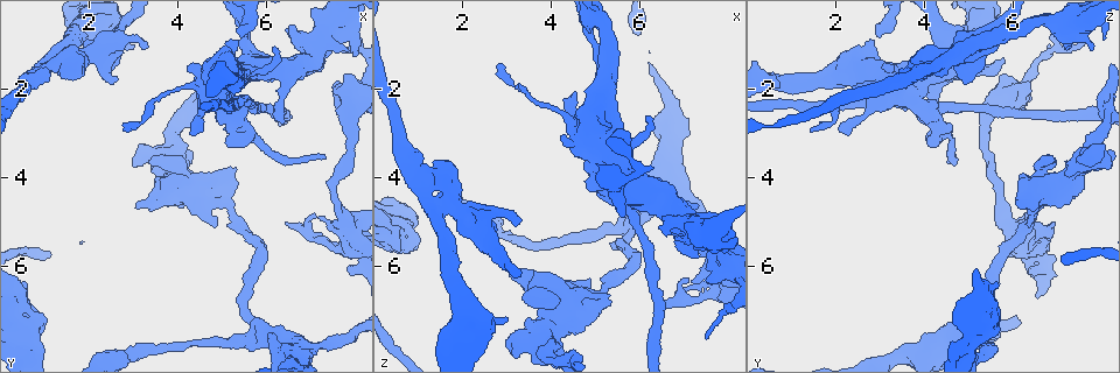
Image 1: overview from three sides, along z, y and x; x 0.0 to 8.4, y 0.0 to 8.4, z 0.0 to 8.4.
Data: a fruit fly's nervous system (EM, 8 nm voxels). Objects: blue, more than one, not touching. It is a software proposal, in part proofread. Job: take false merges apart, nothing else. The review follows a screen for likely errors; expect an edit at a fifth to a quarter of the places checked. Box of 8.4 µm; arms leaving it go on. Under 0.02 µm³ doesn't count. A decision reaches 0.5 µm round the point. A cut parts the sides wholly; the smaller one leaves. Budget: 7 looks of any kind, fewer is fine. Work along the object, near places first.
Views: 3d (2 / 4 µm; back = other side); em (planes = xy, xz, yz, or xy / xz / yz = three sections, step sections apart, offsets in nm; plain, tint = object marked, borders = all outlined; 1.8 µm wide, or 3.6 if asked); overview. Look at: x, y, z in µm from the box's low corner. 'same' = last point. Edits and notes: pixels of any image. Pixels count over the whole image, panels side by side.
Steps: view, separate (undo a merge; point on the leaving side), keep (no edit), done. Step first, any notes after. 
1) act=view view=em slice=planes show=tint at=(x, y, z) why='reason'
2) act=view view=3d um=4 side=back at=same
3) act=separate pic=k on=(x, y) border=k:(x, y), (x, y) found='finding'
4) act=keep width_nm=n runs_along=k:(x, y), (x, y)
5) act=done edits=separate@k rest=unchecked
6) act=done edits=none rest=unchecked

act=view view=3d um=4 at=(4.80, 1.85, 2.70) why='sudden change in width'

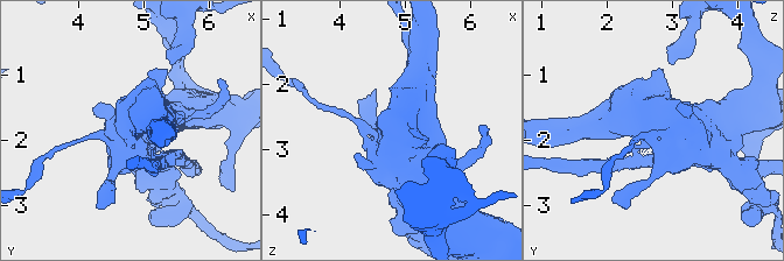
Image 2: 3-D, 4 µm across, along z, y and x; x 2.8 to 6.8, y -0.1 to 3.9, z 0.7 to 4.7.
act=view view=em slice=xz step=16 show=tint at=(4.80, 1.85, 2.65) why='shape alone is not enough'

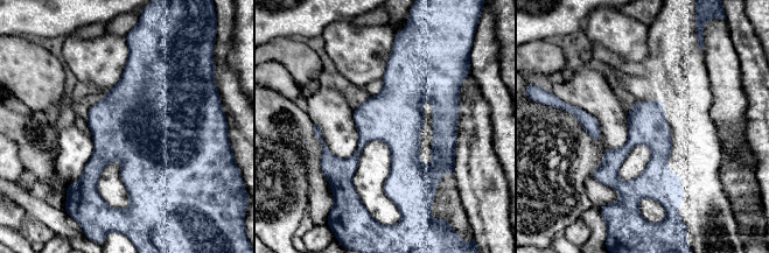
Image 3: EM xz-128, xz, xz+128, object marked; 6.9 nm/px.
act=view view=em slice=planes show=tint at=same why='cut it another way'

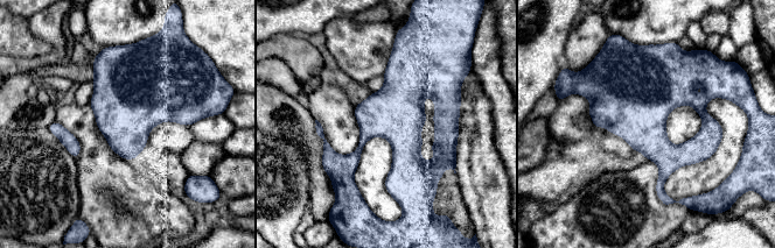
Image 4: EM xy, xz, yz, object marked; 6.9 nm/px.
act=keep found='all the same neuron'

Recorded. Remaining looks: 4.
act=view view=em um=3.6 slice=xy step=8 show=tint at=(4.95, 2.35, 0.95) why='calibre changes'

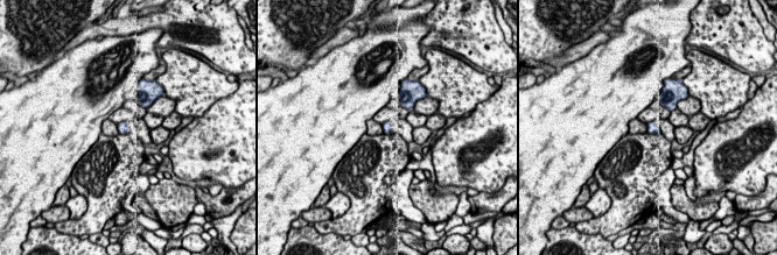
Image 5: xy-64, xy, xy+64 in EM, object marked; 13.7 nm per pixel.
act=view view=em um=3.6 slice=planes show=tint at=same why='cut it another way'

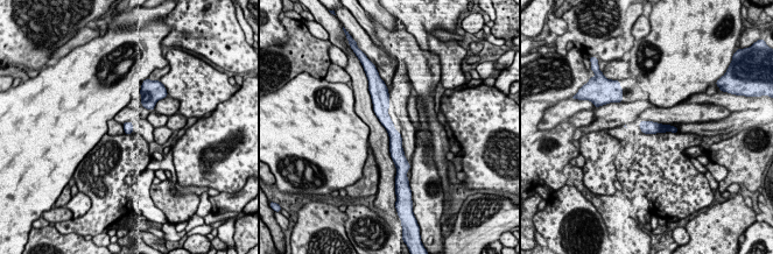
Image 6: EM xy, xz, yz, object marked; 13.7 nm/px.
act=keep width_nm=130 found='all the same neuron'

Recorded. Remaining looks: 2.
act=view view=em um=3.6 slice=planes show=tint at=(4.15, 3.95, 6.65)

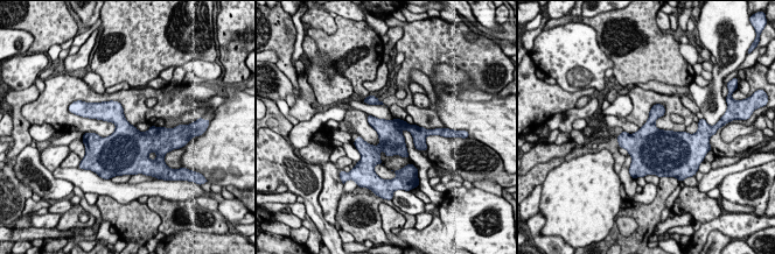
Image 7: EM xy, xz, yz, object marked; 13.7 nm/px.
act=keep runs_along=7:(420, 129), (399, 127), (378, 148), (356, 142) found='continuous, no second neuron'

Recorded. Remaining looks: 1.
act=done edits=none rest=unchecked

